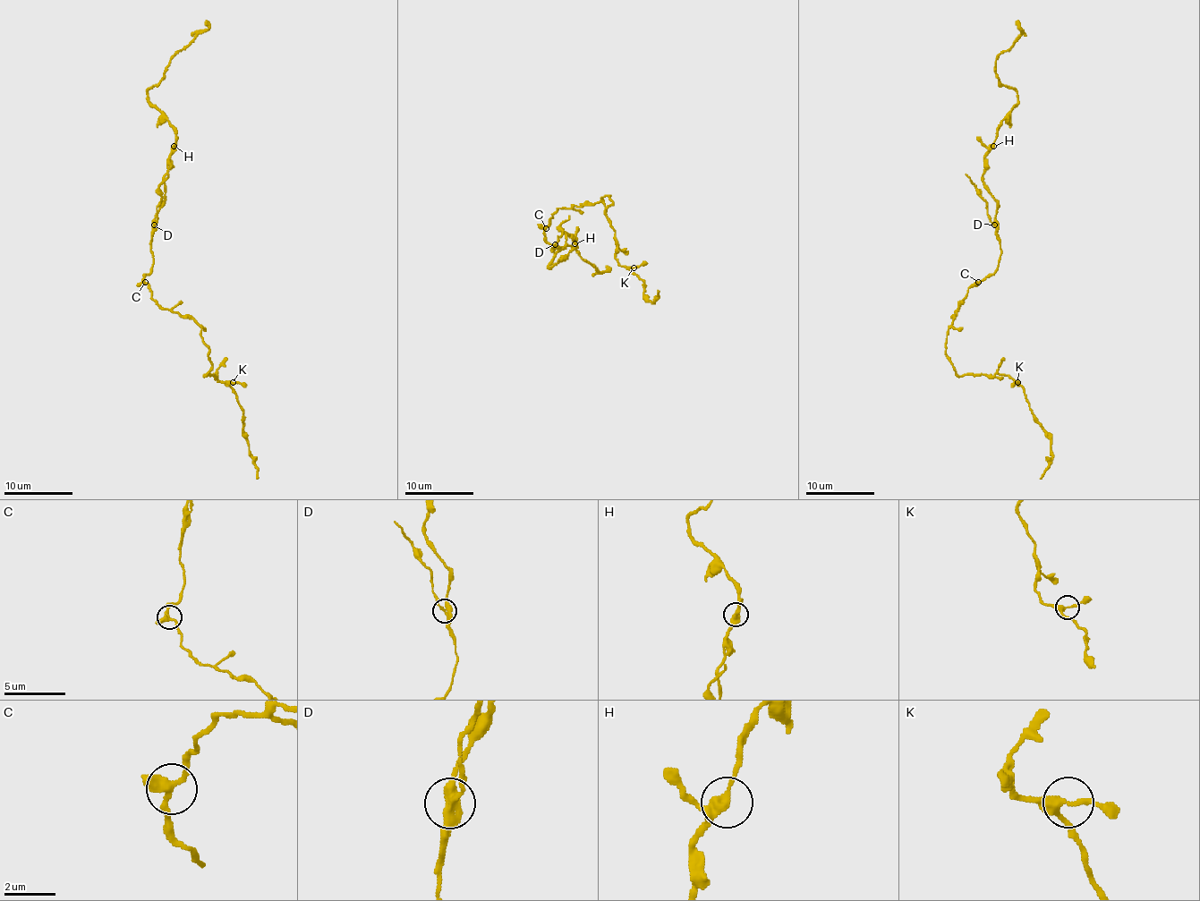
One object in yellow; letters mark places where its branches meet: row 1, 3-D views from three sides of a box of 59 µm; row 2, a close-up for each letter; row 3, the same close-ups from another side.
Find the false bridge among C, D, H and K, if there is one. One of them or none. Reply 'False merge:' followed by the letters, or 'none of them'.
False merge: D

